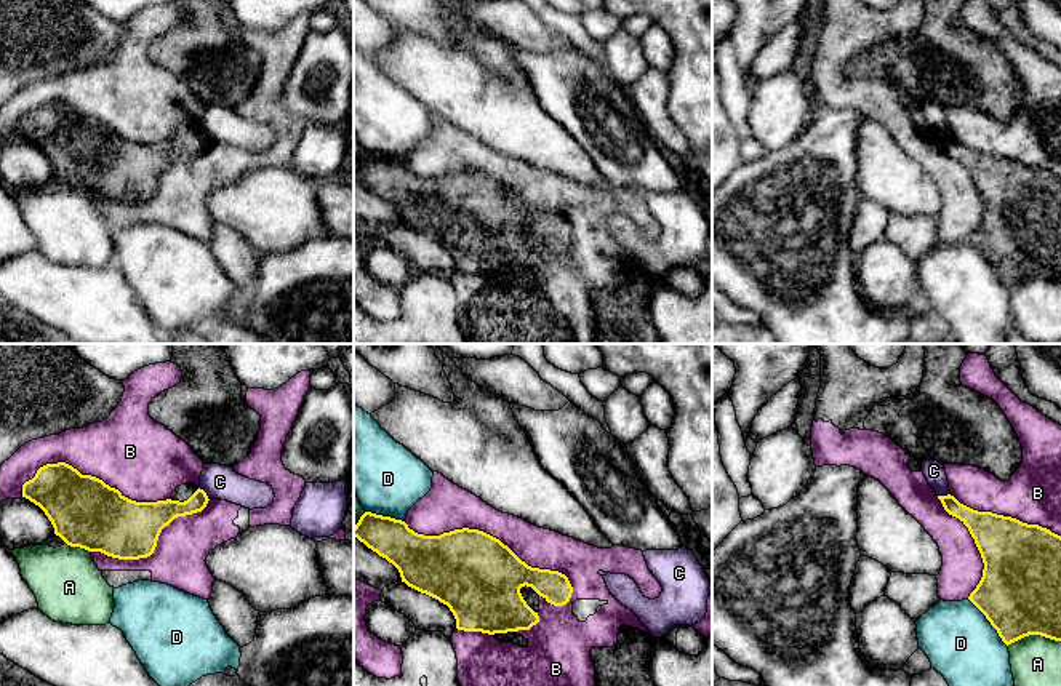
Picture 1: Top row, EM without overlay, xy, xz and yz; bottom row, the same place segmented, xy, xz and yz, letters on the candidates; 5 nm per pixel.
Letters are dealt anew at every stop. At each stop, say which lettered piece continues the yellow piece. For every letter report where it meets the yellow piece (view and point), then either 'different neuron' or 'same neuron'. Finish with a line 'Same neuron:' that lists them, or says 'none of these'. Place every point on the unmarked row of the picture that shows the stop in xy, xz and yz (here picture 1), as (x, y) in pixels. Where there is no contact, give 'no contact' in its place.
A: yz (1032, 275) | different neuron
B: xz (495, 179) | different neuron
C: xy (205, 135) | different neuron
D: yz (989, 263) | different neuron
Same neuron: none of these

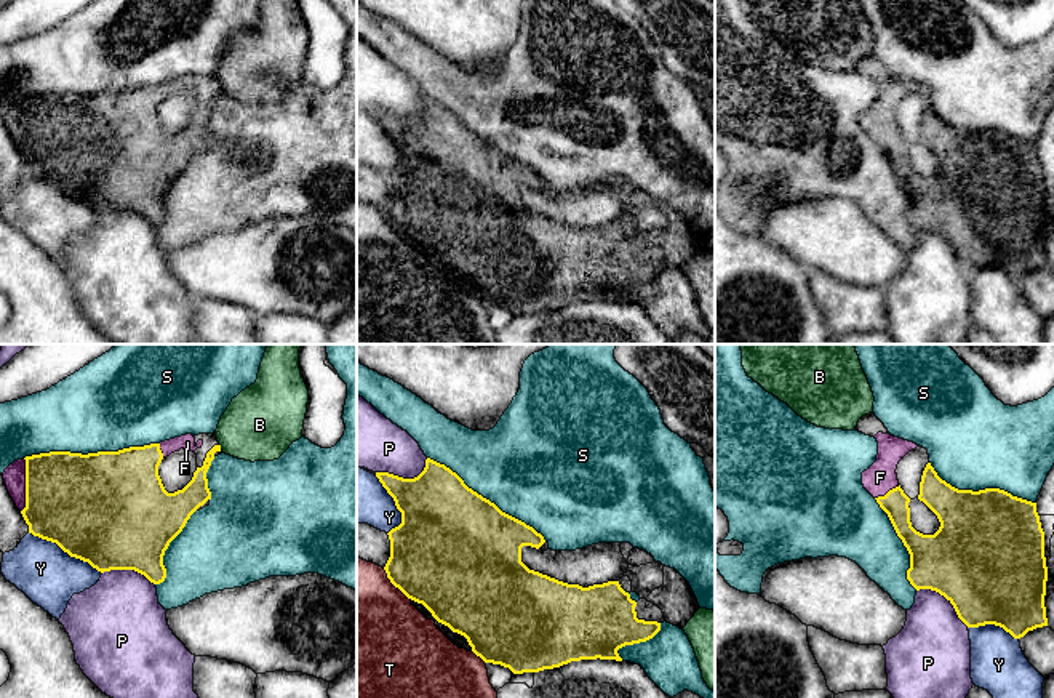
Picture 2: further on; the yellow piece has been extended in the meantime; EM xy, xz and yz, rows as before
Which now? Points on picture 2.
B: xy (219, 88) | different neuron
F: xy (26, 127) | same neuron
P: xz (405, 120) | different neuron
S: xy (91, 95) | different neuron
T: xz (395, 228) | different neuron
Y: xy (66, 192) | different neuron
Same neuron: F

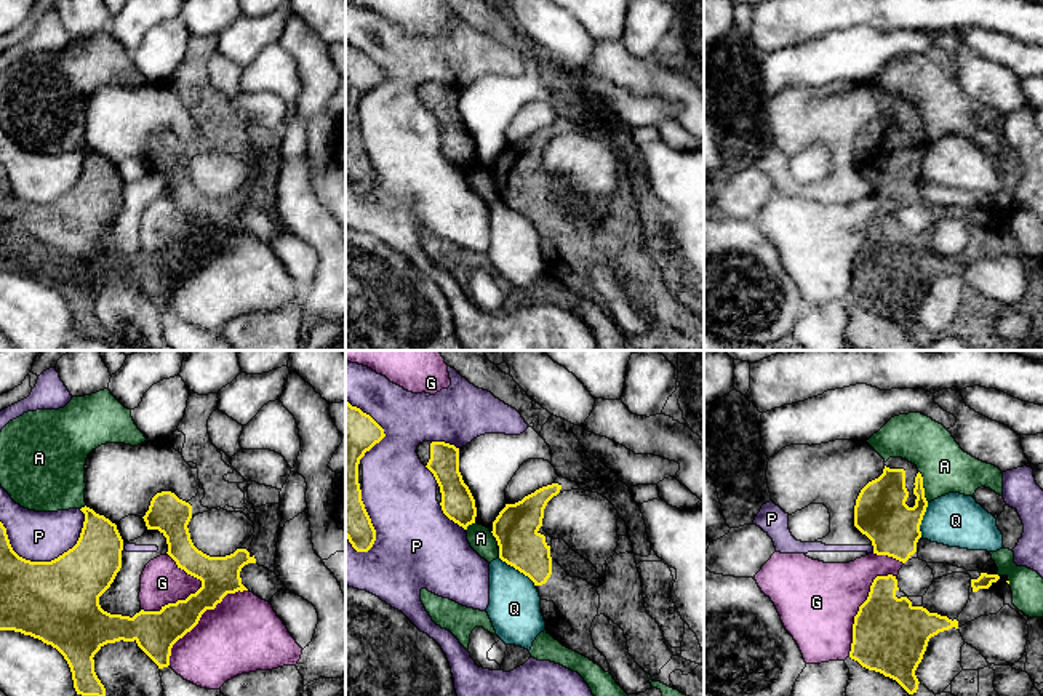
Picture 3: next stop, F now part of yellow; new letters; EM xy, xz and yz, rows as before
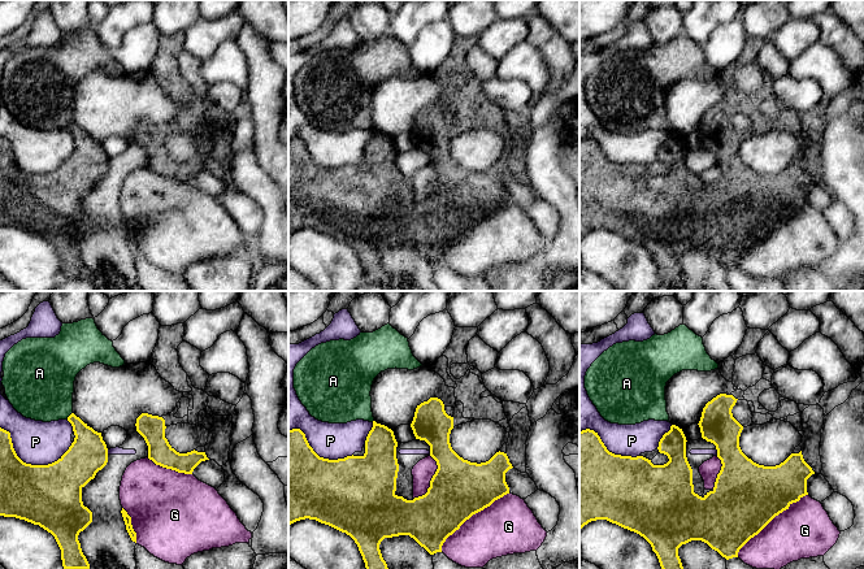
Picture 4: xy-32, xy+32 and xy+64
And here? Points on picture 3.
A: yz (922, 128) | different neuron
G: xy (173, 245) | different neuron
P: xy (34, 204) | different neuron
Q: xz (519, 212) | different neuron
Same neuron: none of these

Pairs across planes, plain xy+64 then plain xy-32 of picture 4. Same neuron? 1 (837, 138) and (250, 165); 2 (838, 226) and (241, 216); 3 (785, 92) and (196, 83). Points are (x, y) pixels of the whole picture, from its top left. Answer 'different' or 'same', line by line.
1: same
2: same
3: different

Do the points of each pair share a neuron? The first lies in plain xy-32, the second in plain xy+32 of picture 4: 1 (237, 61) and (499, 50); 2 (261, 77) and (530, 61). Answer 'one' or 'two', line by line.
1: two
2: two

